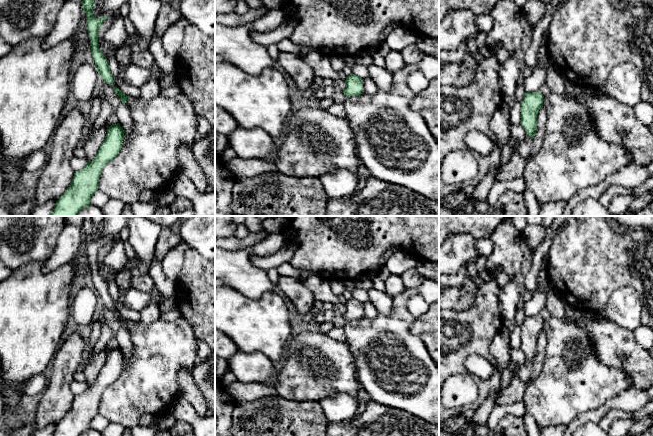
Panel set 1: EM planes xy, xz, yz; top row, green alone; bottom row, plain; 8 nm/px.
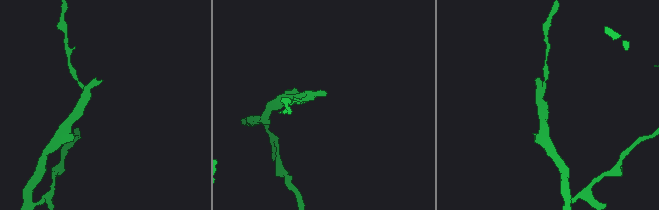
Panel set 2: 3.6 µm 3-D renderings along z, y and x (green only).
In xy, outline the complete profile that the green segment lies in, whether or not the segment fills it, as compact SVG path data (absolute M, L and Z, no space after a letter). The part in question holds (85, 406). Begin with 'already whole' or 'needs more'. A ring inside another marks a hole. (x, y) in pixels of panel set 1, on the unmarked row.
already whole; M119 347L112 348L94 383L74 397L71 409L56 425L52 436L80 436L91 429L90 423L99 413L101 396L104 390L117 380L123 364L123 352Z

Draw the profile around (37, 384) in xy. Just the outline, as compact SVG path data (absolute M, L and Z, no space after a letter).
M44 373L33 376L25 385L24 393L28 396L37 396L44 392L48 378Z

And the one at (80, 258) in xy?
M84 237L77 252L75 253L74 257L69 262L74 268L75 281L84 277L87 274L87 269L86 269L87 261L89 261L89 259L88 259L88 254L87 254L86 237Z

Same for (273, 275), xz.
M272 268L270 270L267 271L268 277L270 279L270 281L277 286L278 281L279 281L279 274L278 274L278 269L277 268Z

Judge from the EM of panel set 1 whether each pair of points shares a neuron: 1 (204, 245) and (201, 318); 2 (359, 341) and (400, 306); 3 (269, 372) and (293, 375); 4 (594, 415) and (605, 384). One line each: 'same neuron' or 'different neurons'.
1: different neurons
2: same neuron
3: different neurons
4: different neurons

